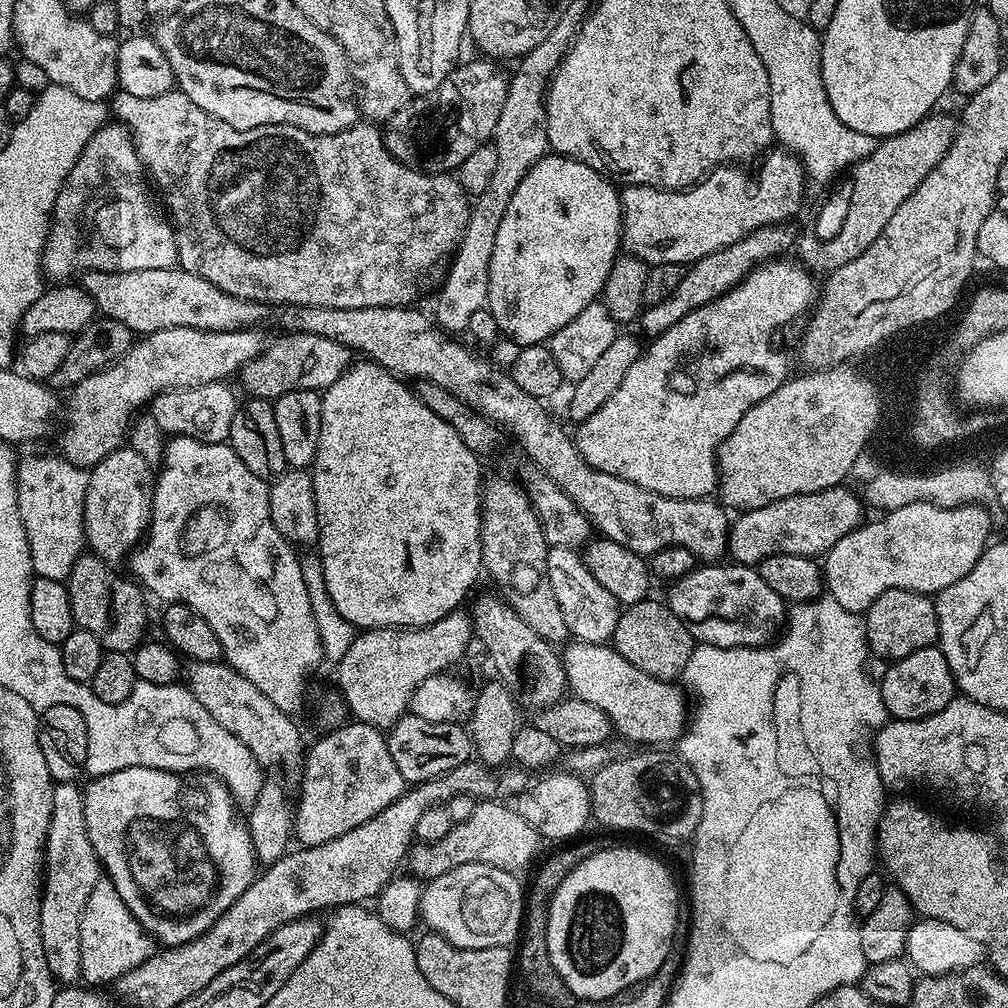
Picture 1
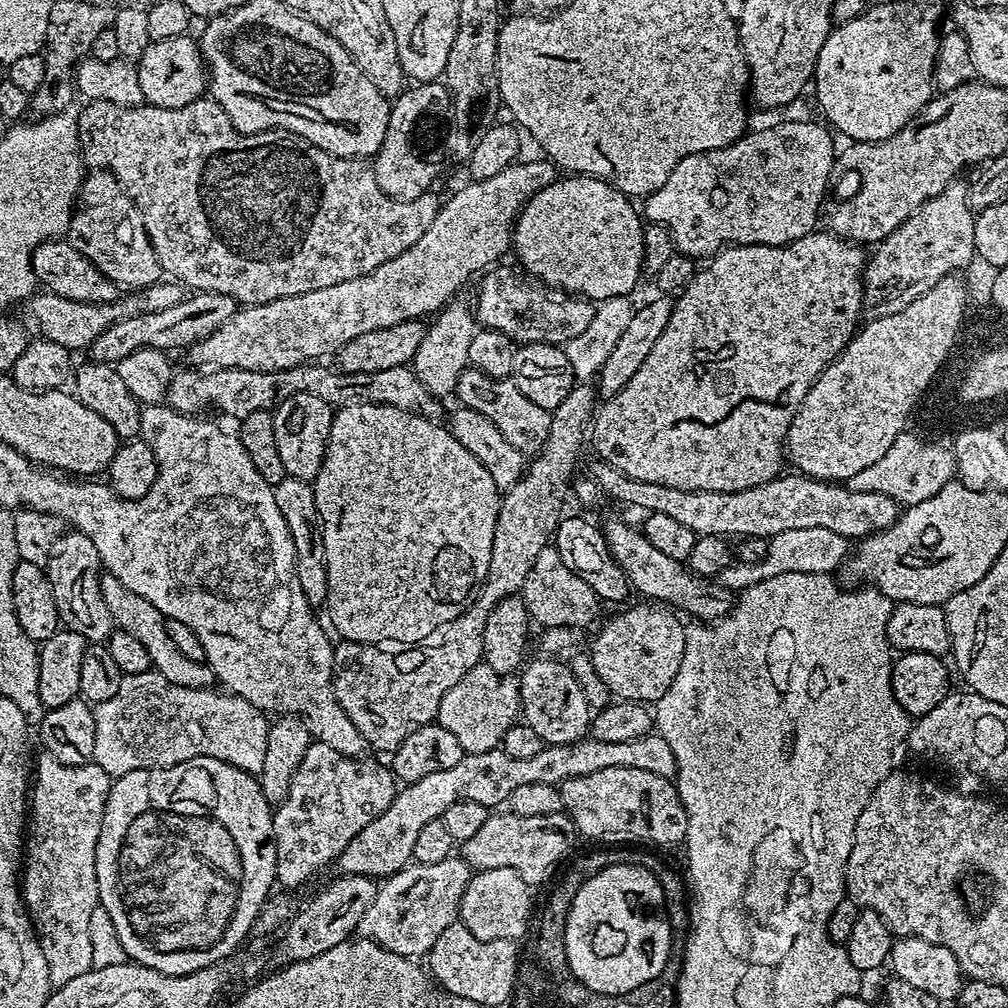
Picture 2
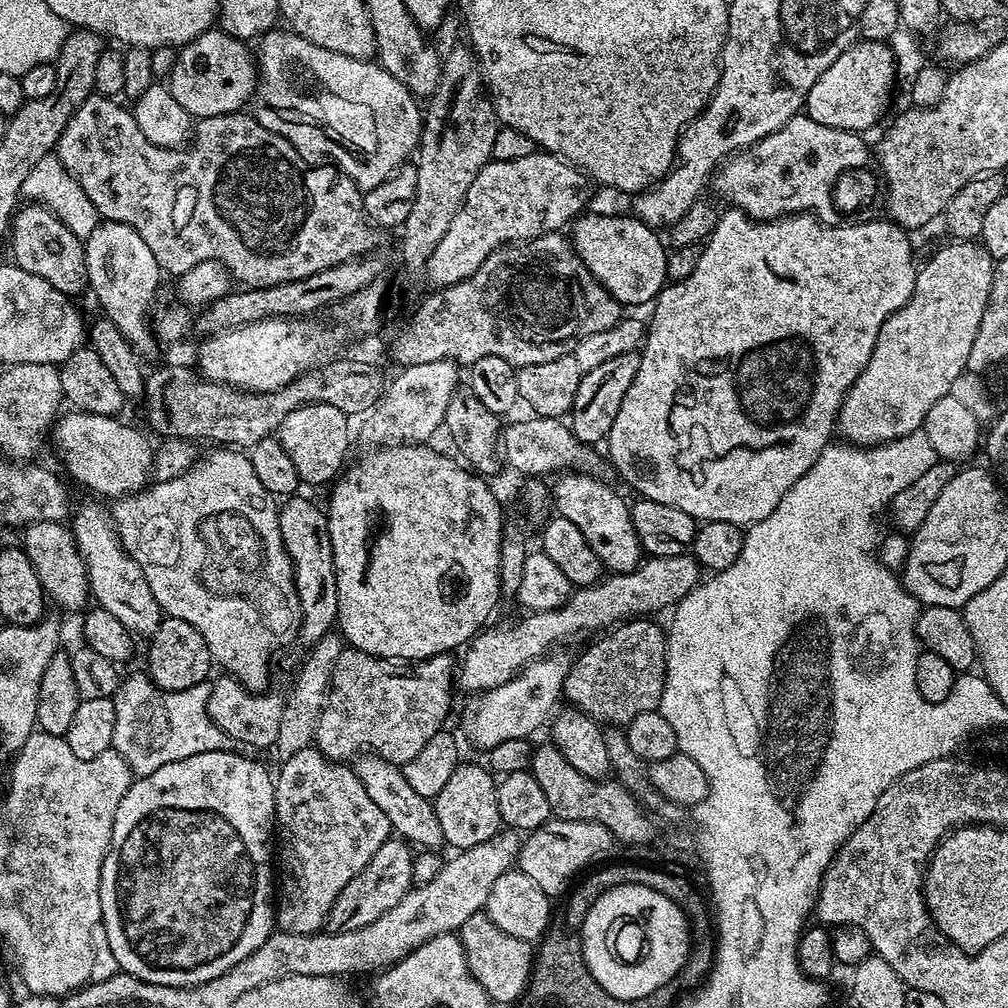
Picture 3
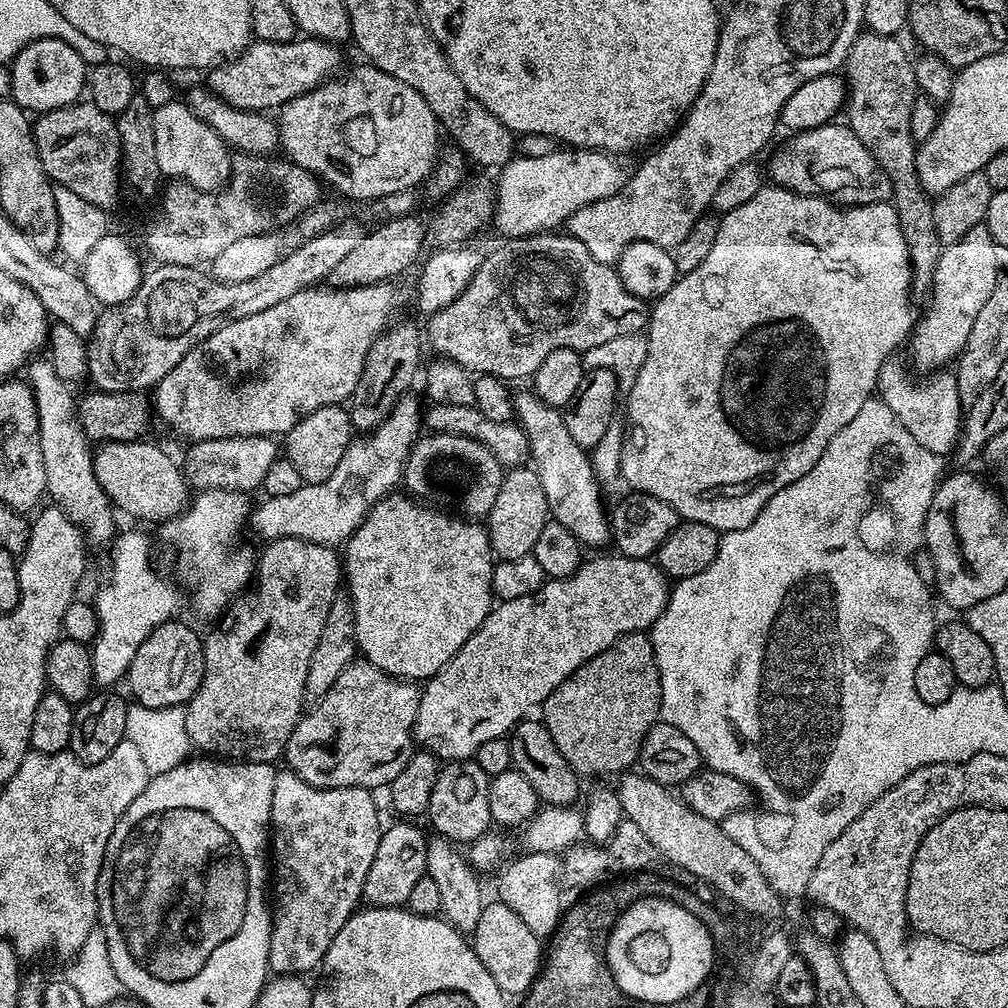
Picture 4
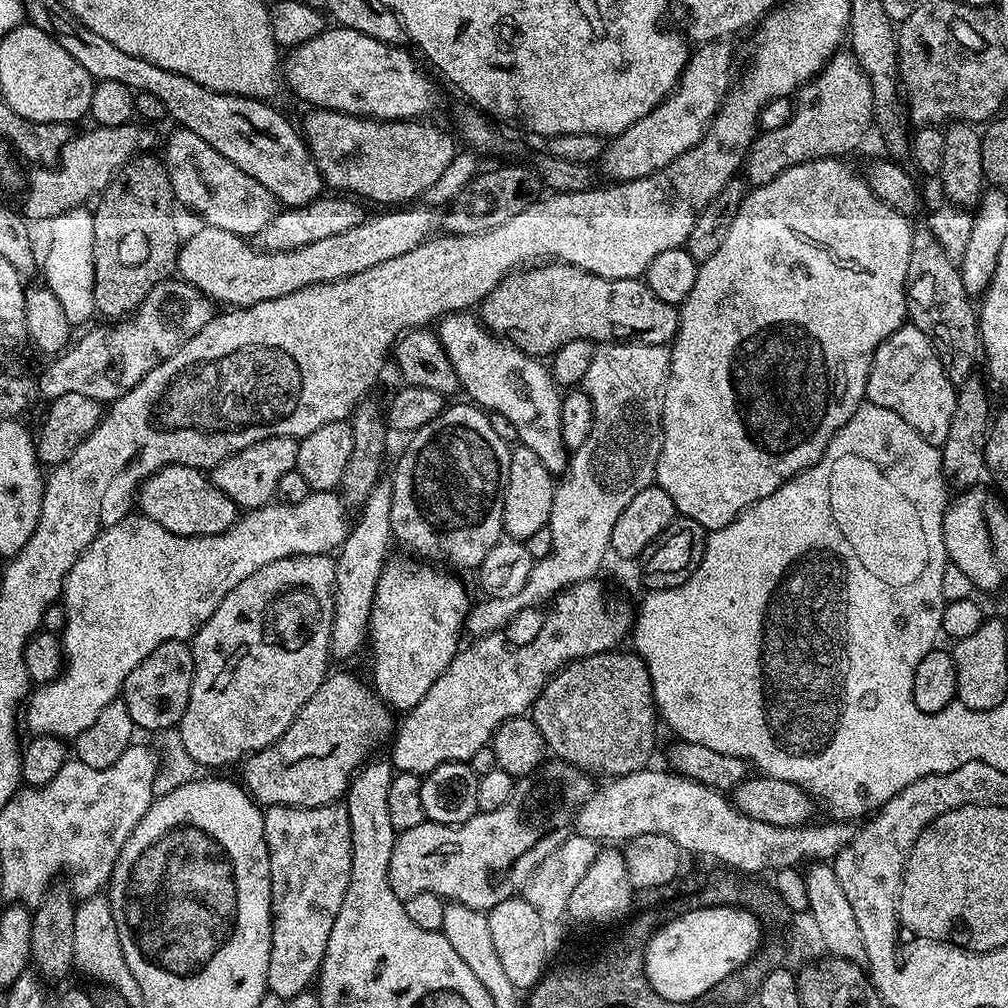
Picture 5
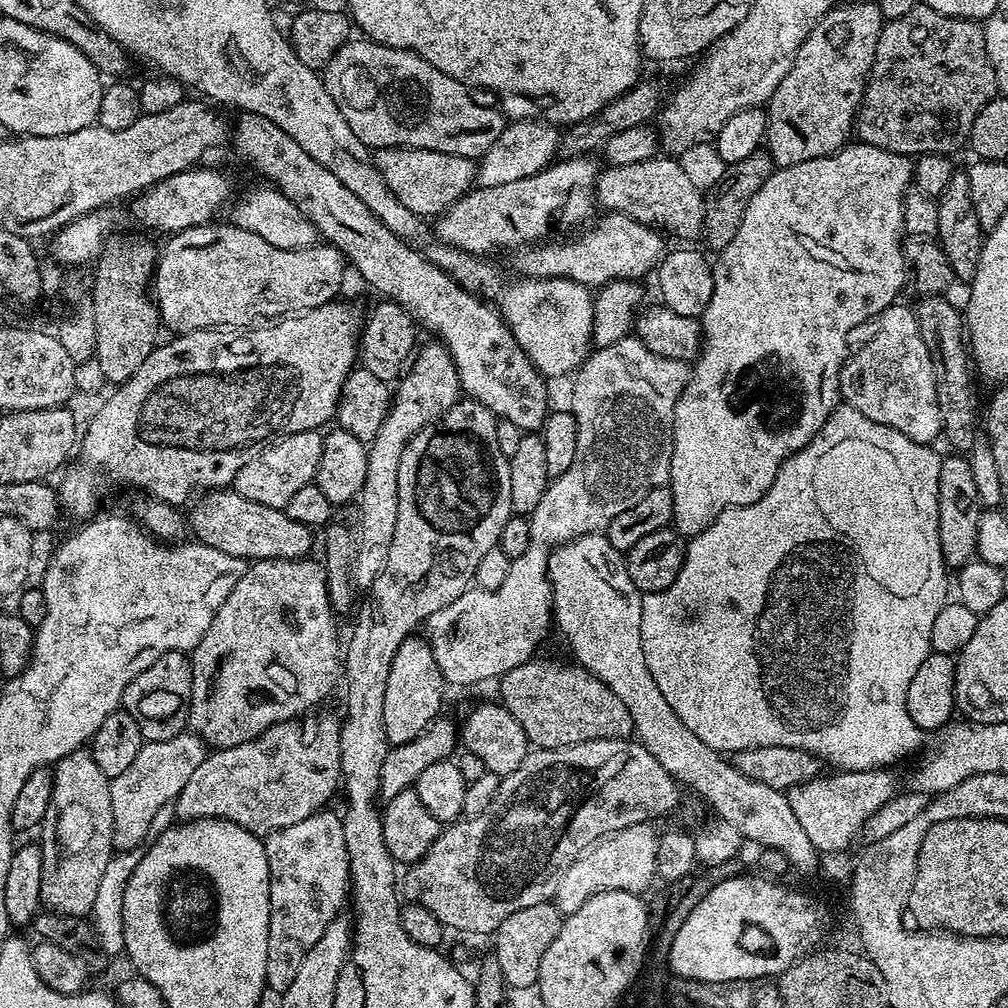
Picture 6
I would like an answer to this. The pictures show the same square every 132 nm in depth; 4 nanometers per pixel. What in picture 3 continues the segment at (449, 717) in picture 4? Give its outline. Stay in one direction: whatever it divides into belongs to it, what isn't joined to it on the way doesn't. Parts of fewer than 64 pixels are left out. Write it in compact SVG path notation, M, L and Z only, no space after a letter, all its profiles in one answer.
M691 554L683 556L654 556L645 559L637 568L629 572L618 572L608 574L599 582L588 587L577 587L567 602L560 608L546 610L545 612L528 612L521 620L516 620L513 624L496 624L485 627L472 637L470 643L463 649L464 661L461 659L458 664L458 684L471 694L488 692L492 688L497 688L505 684L512 677L520 675L522 669L531 662L539 660L545 654L553 651L557 646L568 646L571 640L576 640L579 636L584 636L587 632L599 633L609 626L616 626L623 621L633 618L648 618L654 613L671 609L679 604L682 598L690 590L694 590L702 579L702 569L696 557Z

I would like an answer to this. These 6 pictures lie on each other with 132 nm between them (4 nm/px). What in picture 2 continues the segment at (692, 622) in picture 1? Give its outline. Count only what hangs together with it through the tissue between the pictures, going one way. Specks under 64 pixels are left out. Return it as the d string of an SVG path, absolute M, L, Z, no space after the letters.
M608 520L602 524L602 531L615 562L620 565L631 584L631 591L641 592L645 601L659 602L681 613L689 612L696 616L692 618L700 622L715 622L732 611L734 596L731 591L720 587L711 579L694 576L681 561L662 554L662 550L655 546L650 546L639 527L631 528L624 520Z

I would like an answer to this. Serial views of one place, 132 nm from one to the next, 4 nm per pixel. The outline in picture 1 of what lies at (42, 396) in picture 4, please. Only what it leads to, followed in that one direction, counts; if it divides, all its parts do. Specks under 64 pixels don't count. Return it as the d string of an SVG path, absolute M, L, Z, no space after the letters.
M220 660L189 663L186 668L186 676L187 672L186 687L192 691L194 698L198 698L198 702L202 702L203 708L209 714L214 714L218 726L230 730L230 734L234 734L234 738L238 738L242 742L242 746L246 746L246 750L250 750L250 754L254 754L254 758L261 766L292 764L296 759L296 763L301 759L300 728L292 721L295 719L289 713L278 710L278 706L274 706L274 702L270 702L270 698L266 698L266 694L262 694L262 690L258 690L258 686L254 686L254 682L250 682L250 678L238 674L229 664Z

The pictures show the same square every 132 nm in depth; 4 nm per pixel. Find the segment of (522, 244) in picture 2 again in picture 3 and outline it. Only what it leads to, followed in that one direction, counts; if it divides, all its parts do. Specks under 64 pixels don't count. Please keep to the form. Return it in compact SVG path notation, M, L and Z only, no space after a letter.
M632 214L628 216L588 215L581 215L571 225L570 239L572 247L576 249L582 262L586 262L590 274L598 278L600 285L621 306L651 305L668 280L666 274L668 252L666 247L664 248L665 241L663 239L660 241L656 237L659 236L657 229L649 228Z

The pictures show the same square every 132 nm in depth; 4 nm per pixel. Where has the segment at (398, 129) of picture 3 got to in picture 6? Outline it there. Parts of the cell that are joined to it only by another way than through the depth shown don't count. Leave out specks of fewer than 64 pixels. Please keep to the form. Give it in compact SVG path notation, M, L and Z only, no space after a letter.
M381 148L375 153L374 163L398 202L402 202L406 210L425 218L435 218L443 214L450 205L471 192L476 184L476 160L442 154L438 150Z

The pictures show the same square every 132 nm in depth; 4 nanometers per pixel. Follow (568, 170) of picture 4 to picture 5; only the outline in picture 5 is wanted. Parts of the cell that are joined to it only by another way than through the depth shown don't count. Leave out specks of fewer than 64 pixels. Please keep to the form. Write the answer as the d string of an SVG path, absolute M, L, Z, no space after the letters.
M728 42L701 43L689 55L688 64L680 81L669 92L665 100L646 118L638 118L634 126L627 128L621 136L611 137L603 149L598 168L612 182L646 178L658 170L670 166L678 154L686 154L700 141L708 129L708 123L716 116L720 104L734 83L732 77L732 48Z

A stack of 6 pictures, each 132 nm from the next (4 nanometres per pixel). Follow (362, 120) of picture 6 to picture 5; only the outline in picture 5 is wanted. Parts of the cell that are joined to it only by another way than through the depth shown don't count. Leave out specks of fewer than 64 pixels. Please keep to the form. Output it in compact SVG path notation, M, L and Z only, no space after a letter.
M332 26L318 34L318 38L302 42L283 57L282 80L286 88L312 104L308 106L313 109L329 108L331 112L367 116L370 120L418 120L431 117L431 112L440 104L440 92L435 82L420 69L421 61L413 56L404 46L387 44L378 38L370 38L370 34L358 34L358 30Z

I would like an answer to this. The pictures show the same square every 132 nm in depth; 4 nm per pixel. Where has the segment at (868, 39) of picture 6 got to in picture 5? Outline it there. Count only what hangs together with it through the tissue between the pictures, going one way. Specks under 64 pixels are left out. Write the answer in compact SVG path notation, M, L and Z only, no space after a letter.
M838 50L834 55L829 56L824 67L807 84L800 85L794 96L790 122L786 122L786 126L778 126L778 130L761 131L752 141L746 161L747 183L752 188L760 188L766 182L774 182L774 178L790 170L790 166L798 166L802 162L811 160L847 157L847 152L854 151L863 142L864 135L867 134L871 124L872 126L874 124L871 83L860 68L855 55L848 50Z

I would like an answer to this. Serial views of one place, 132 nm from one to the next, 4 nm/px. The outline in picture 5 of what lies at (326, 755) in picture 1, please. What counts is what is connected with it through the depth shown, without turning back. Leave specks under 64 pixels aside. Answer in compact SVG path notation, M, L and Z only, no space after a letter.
M343 803L295 808L271 805L264 812L264 837L270 858L270 886L272 887L272 949L268 967L268 992L281 1002L287 1002L298 994L309 991L308 984L320 975L320 967L326 954L326 942L330 942L330 929L338 910L346 898L346 886L350 886L352 869L352 834L348 809Z

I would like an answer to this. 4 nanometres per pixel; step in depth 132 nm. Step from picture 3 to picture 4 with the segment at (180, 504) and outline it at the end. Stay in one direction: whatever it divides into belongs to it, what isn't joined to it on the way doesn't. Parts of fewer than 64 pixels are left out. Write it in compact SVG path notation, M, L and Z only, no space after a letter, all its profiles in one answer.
M206 488L191 497L188 507L180 515L159 525L161 538L176 555L179 583L185 589L192 588L192 608L200 616L220 616L223 612L225 615L229 605L239 597L236 595L248 583L253 583L258 556L240 544L240 531L250 520L248 500L242 492Z

